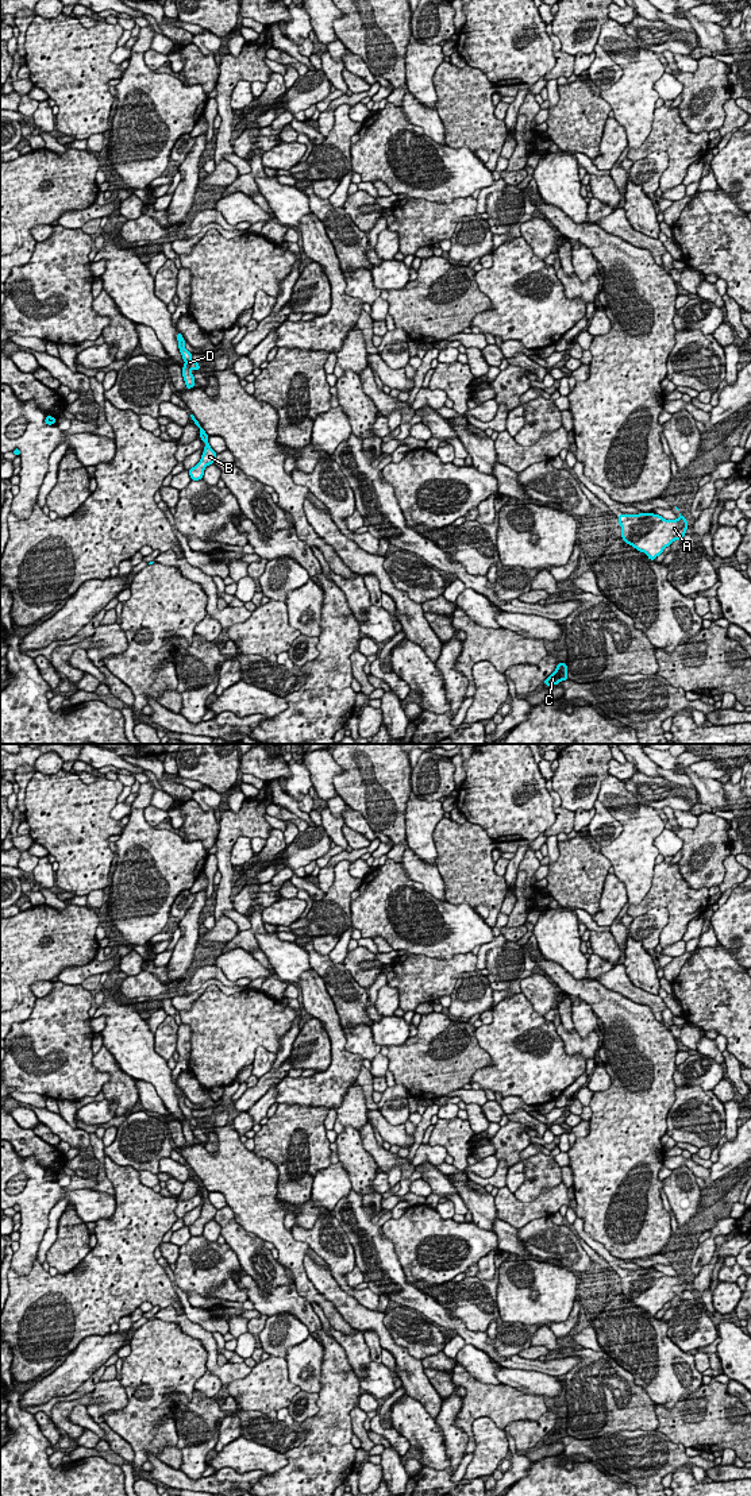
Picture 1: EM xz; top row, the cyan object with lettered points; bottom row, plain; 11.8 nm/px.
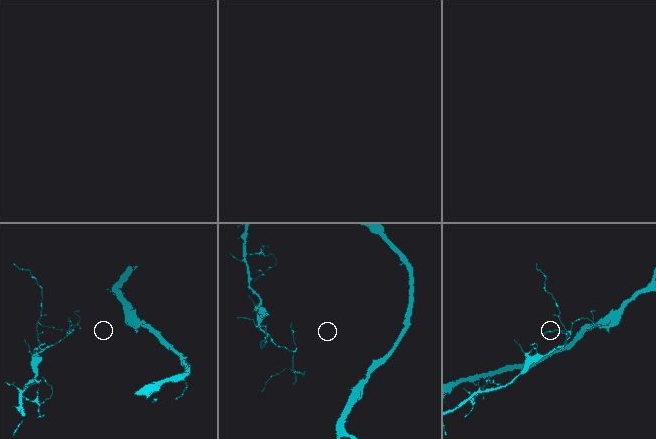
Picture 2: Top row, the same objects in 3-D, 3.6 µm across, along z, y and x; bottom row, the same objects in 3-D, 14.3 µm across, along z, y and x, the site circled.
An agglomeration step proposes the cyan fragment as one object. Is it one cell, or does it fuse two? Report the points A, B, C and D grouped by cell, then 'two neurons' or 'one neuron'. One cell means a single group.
A B C D | one neuron

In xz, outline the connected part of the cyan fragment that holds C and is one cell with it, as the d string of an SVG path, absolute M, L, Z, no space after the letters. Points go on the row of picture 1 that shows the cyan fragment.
M558 663L555 671L547 679L544 679L543 683L547 686L554 686L562 680L569 680L566 674L567 674L567 664Z

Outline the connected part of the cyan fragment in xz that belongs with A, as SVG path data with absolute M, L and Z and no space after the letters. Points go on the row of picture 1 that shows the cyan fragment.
M654 513L619 514L623 540L655 560L673 541L686 535L688 521L681 513L677 520L666 520Z

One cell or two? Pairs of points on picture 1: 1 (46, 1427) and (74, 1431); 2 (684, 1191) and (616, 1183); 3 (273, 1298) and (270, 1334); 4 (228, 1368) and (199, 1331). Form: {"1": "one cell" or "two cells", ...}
{"1": "two cells", "2": "two cells", "3": "two cells", "4": "one cell"}

